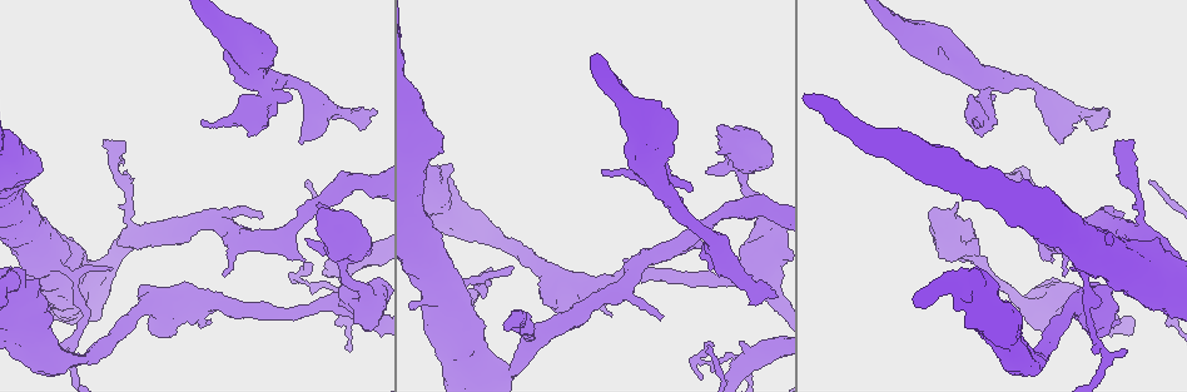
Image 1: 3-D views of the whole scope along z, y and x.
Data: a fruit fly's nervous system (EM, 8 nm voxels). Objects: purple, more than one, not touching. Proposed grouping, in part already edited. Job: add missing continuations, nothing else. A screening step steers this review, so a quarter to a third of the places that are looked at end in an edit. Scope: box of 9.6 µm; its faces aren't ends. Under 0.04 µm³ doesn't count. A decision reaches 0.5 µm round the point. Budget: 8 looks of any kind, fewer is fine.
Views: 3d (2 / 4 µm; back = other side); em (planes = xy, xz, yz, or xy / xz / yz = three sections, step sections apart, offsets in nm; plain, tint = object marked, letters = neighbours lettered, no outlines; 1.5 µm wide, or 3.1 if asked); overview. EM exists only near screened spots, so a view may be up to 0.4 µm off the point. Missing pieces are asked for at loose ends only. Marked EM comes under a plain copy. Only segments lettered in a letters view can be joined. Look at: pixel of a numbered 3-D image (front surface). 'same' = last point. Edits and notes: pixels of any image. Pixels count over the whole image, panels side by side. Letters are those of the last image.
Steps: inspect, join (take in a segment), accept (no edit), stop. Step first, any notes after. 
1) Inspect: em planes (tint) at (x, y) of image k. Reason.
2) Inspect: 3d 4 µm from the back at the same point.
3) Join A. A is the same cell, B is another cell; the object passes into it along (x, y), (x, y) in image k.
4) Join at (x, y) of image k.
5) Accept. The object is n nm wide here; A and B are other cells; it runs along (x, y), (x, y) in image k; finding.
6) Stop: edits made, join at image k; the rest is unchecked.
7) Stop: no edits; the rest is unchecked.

Inspect: 3d 4 µm at (997, 122) of image 1. An open end.

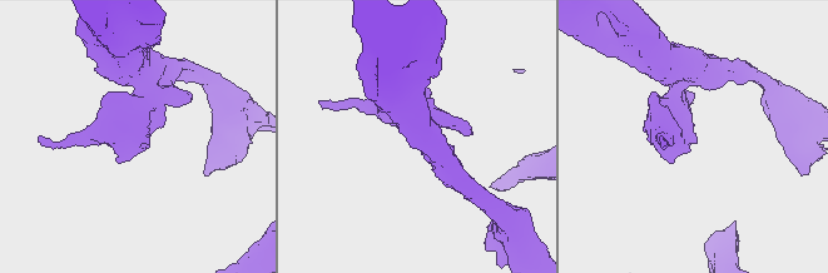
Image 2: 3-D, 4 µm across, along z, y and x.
Inspect: em planes (letters) at (693, 142) of image 2.

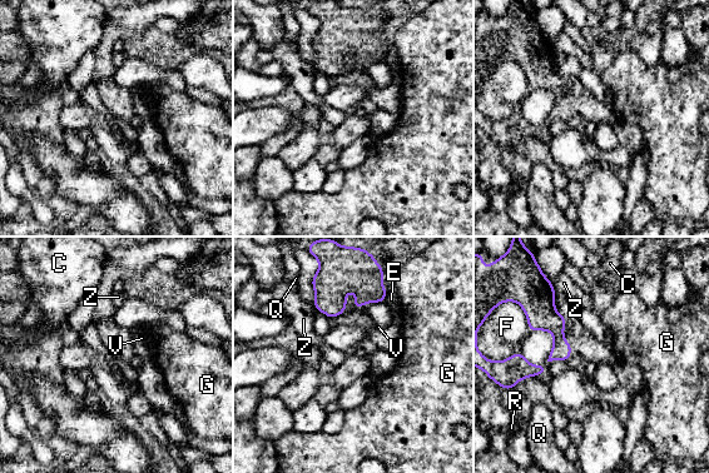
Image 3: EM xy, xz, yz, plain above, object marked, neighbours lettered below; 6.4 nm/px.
Accept. C, E, F, G, Q, R, V and Z are other cells; a border runs along (383, 300), (370, 303) in image 3; no lettered segment goes on from it.

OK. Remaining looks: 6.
Inspect: em yz step 4 (tint) at (1156, 239) of image 1. An open end.

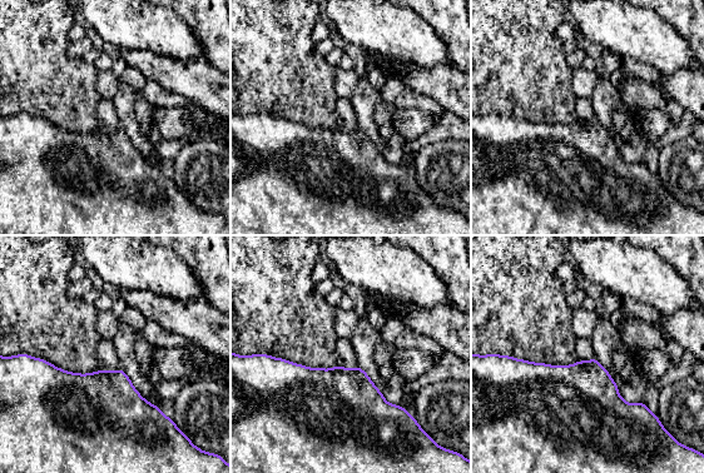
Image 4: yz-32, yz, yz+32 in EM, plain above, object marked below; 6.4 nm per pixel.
Inspect: em planes (letters) at the same point. Another direction.

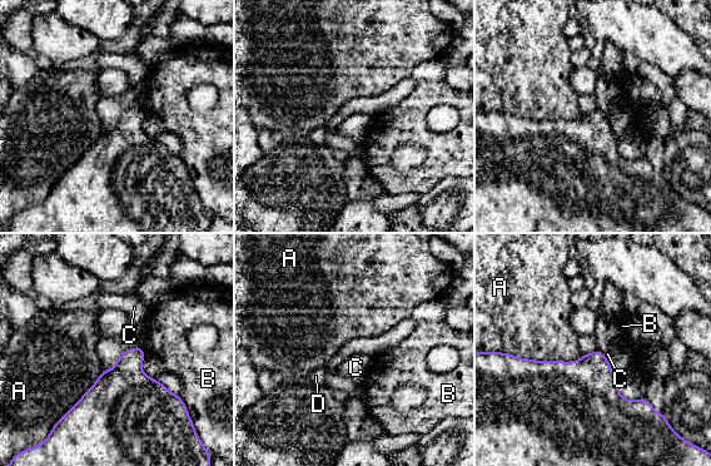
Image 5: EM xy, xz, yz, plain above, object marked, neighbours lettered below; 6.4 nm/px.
Accept. A, B, C and D are other cells; a border runs along (597, 348), (608, 362) in image 5; no lettered segment goes on from it.

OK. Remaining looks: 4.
Inspect: em yz step 4 (letters) at (1094, 353) of image 1. Thin end.

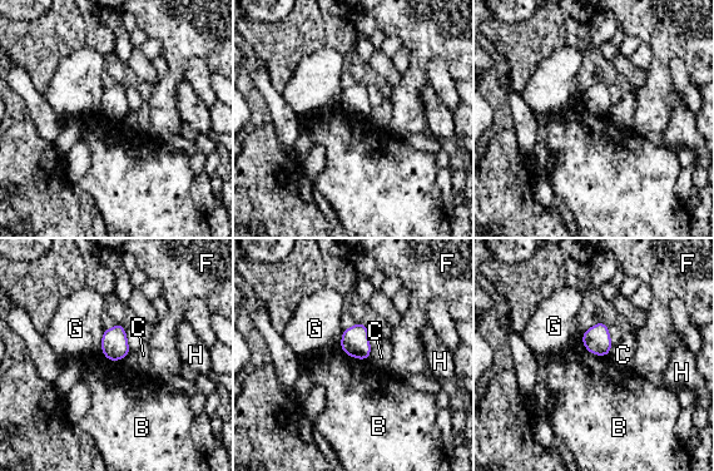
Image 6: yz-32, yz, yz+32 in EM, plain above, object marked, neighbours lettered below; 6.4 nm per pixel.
Inspect: em planes (letters) at the same point. Cut it another way.

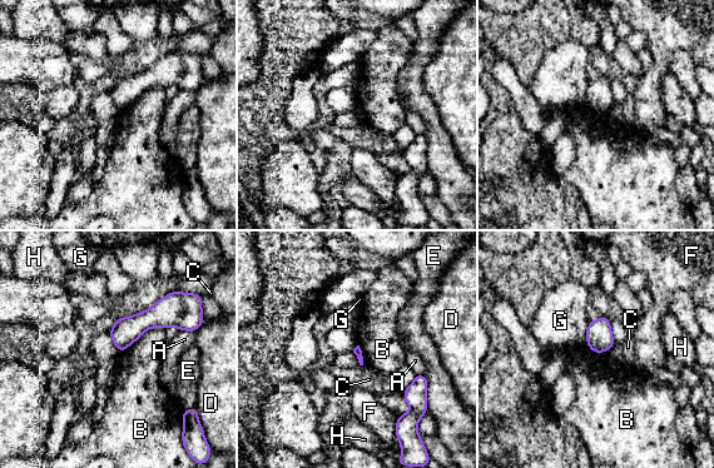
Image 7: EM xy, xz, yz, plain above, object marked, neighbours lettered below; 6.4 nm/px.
Accept. The longest contact is with B, 340 nm; A, B, C, D, E, F, G and H are other cells; a border runs along (163, 328), (148, 328), (119, 353) in image 7; none of them fits.

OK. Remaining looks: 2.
Stop: no edits; the rest is unchecked.

